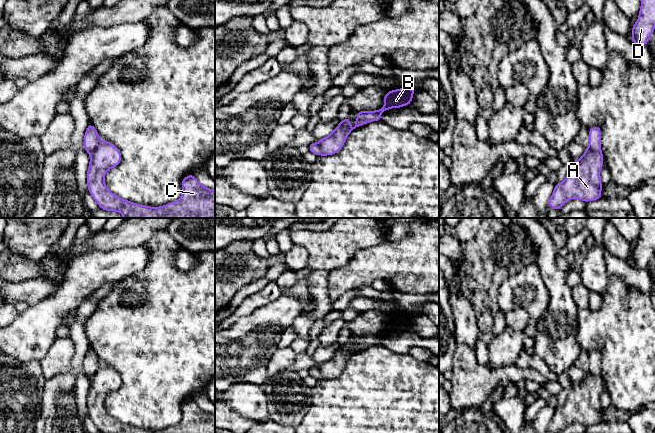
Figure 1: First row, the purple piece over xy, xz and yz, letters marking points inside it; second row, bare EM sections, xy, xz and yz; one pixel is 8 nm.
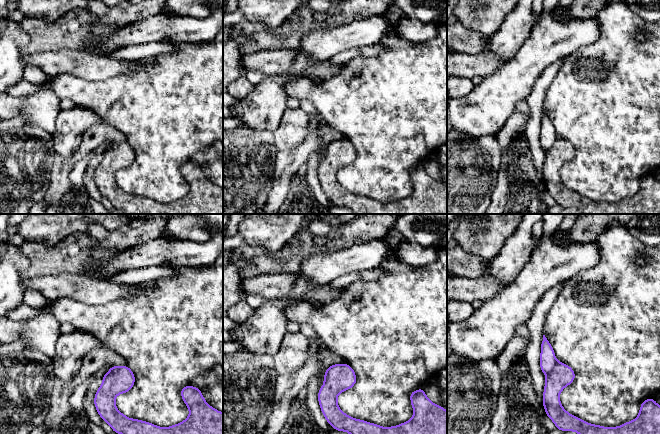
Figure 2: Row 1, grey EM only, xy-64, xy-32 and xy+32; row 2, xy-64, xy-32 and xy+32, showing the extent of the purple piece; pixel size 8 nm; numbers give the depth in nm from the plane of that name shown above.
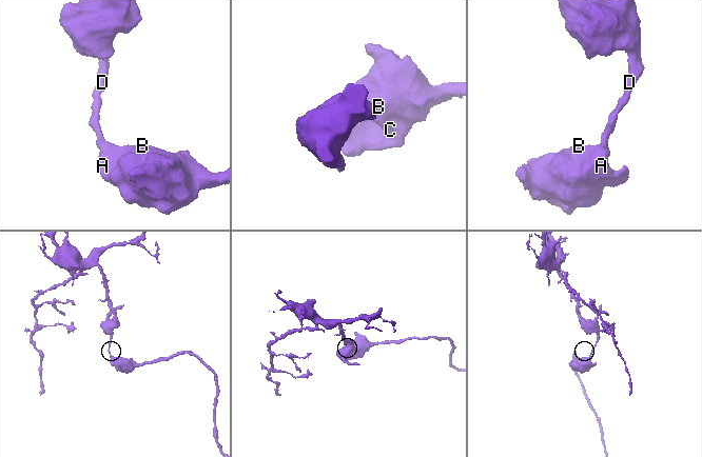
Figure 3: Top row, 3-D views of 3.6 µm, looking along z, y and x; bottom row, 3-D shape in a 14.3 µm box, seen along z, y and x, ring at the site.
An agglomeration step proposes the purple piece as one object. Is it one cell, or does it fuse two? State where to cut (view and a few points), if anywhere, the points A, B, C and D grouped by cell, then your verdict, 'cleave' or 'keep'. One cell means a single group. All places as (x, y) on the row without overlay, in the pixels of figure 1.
cut xy (100, 365), (90, 378); groups A B C / D; cleave

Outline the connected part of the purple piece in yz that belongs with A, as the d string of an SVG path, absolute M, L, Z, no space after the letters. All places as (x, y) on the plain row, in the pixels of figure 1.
M585 373L584 379L570 389L565 404L556 407L548 429L554 433L561 431L570 423L578 422L584 426L601 423L600 394L603 391L601 375Z

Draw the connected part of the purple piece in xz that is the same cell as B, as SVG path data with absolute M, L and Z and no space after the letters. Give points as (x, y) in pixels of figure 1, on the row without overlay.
M399 312L397 314L386 316L383 325L384 331L376 335L359 335L357 336L357 344L355 350L350 351L350 341L345 341L340 345L339 349L326 362L319 364L318 368L321 372L321 379L333 379L339 376L345 367L347 360L356 351L362 350L371 345L382 345L380 338L386 336L390 332L400 332L410 329L412 325L415 312Z

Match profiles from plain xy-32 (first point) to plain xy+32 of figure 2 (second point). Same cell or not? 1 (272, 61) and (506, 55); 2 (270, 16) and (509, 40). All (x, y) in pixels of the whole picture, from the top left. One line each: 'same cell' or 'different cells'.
1: different cells
2: different cells

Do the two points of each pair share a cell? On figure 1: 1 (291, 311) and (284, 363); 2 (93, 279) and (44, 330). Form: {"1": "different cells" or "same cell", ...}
{"1": "different cells", "2": "same cell"}

